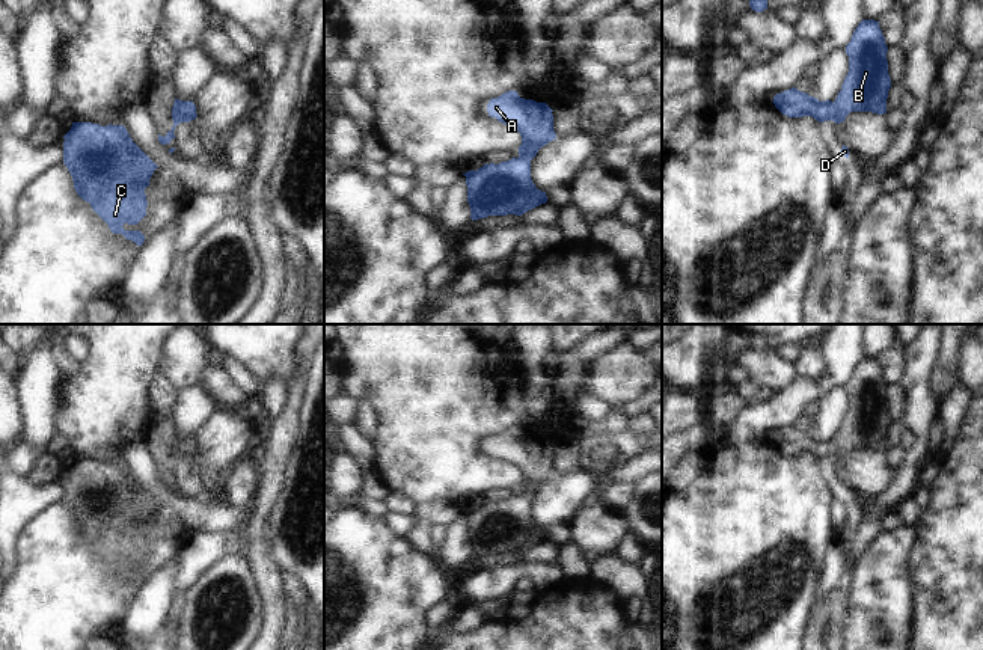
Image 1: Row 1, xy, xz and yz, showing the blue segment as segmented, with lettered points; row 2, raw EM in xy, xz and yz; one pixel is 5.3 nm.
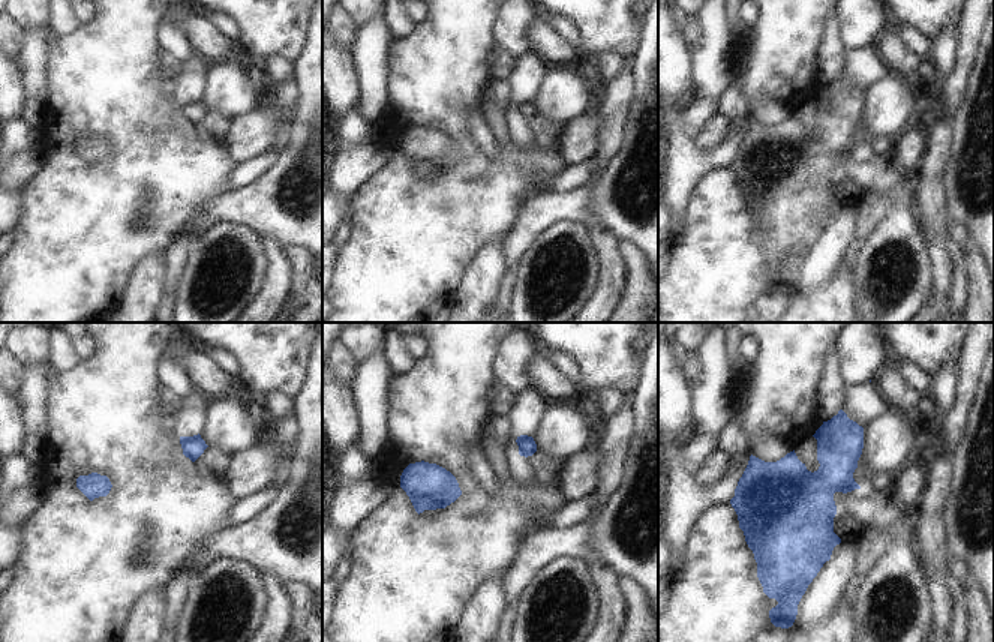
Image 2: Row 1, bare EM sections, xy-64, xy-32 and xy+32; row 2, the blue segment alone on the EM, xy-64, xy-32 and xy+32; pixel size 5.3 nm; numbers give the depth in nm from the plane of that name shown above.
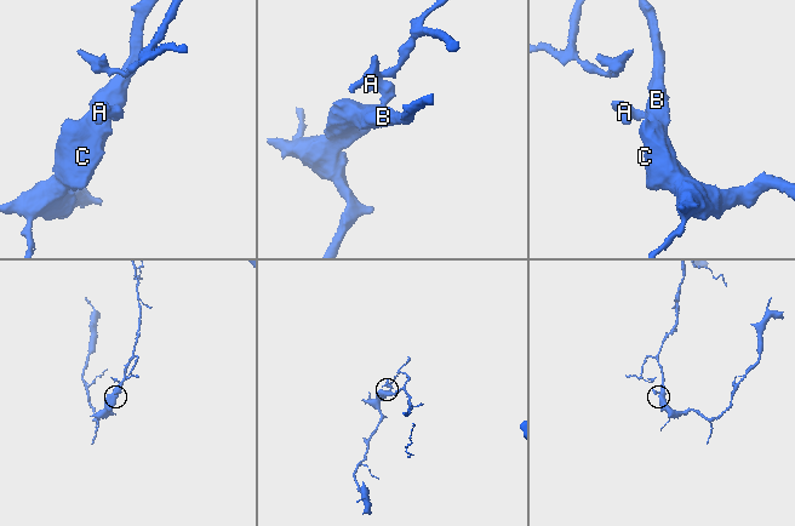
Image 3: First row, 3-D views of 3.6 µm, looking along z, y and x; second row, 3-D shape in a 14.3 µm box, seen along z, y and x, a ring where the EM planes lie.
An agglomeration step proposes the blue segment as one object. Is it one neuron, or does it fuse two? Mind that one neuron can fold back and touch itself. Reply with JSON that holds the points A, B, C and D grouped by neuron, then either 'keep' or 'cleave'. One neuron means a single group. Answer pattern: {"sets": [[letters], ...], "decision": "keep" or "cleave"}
{"sets": [["A", "B", "C", "D"]], "decision": "keep"}

